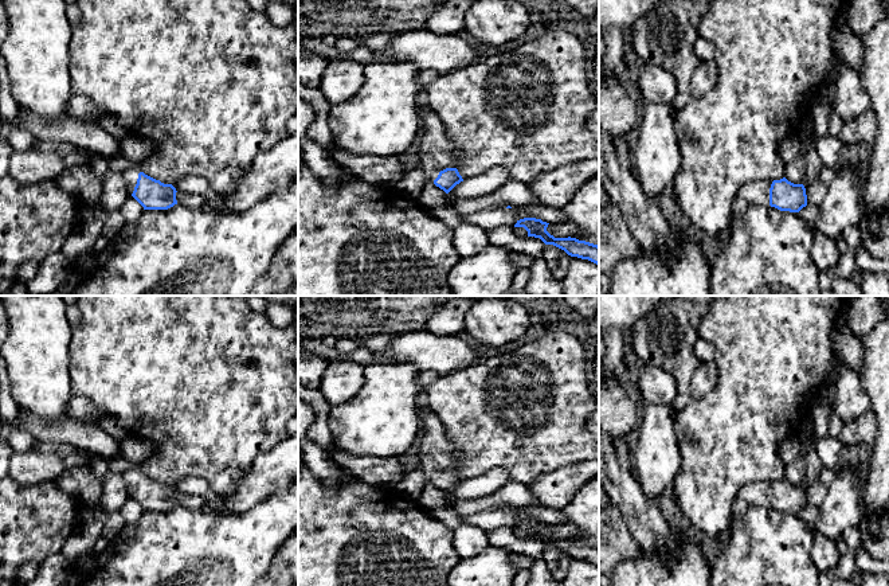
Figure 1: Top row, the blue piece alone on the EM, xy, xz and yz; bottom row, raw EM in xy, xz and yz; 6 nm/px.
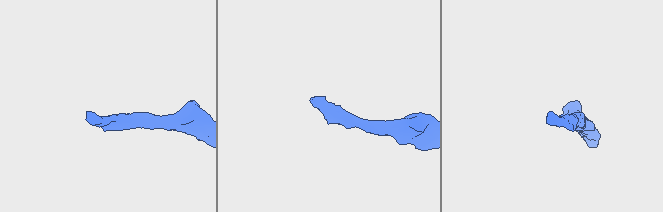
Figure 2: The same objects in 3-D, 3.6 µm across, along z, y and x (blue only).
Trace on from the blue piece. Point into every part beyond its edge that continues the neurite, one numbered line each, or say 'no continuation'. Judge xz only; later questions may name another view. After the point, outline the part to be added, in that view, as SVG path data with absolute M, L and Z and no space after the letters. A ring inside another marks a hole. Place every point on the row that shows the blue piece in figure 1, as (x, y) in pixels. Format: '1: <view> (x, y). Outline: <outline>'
1: xz (437, 152). Outline: M423 99L419 114L422 120L419 168L423 171L427 181L434 183L440 171L457 165L458 157L455 145L447 138L439 117Z

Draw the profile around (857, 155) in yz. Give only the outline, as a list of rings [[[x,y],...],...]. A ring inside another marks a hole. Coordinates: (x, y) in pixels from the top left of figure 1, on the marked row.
[[[872,142],[842,145],[834,169],[839,169],[842,165],[857,165],[858,167],[857,183],[866,183],[870,152]]]

